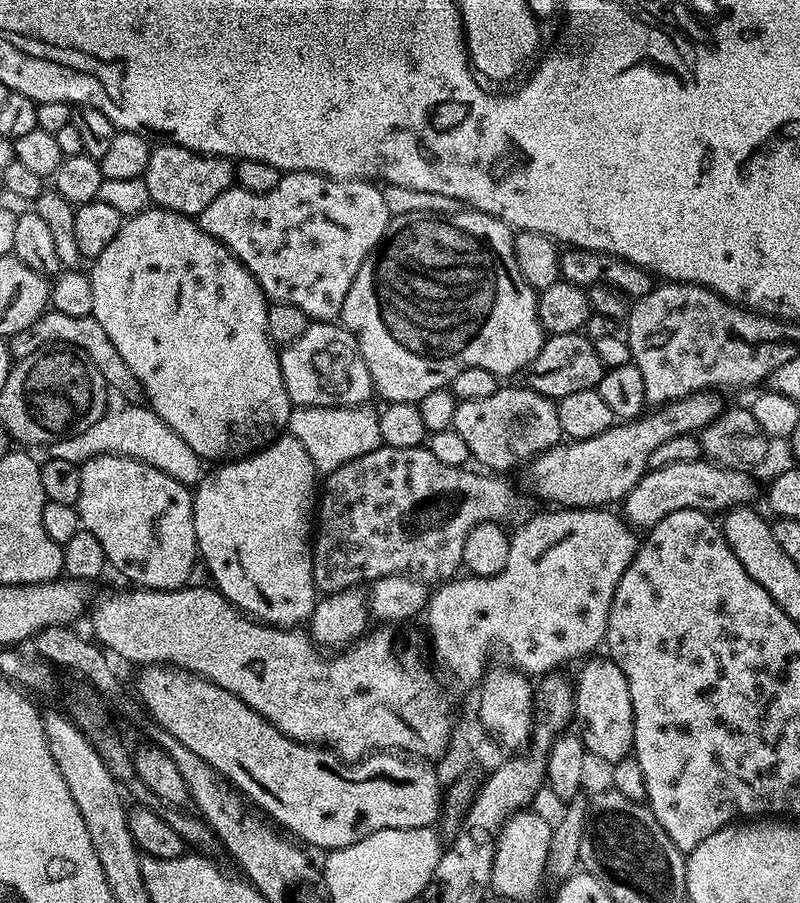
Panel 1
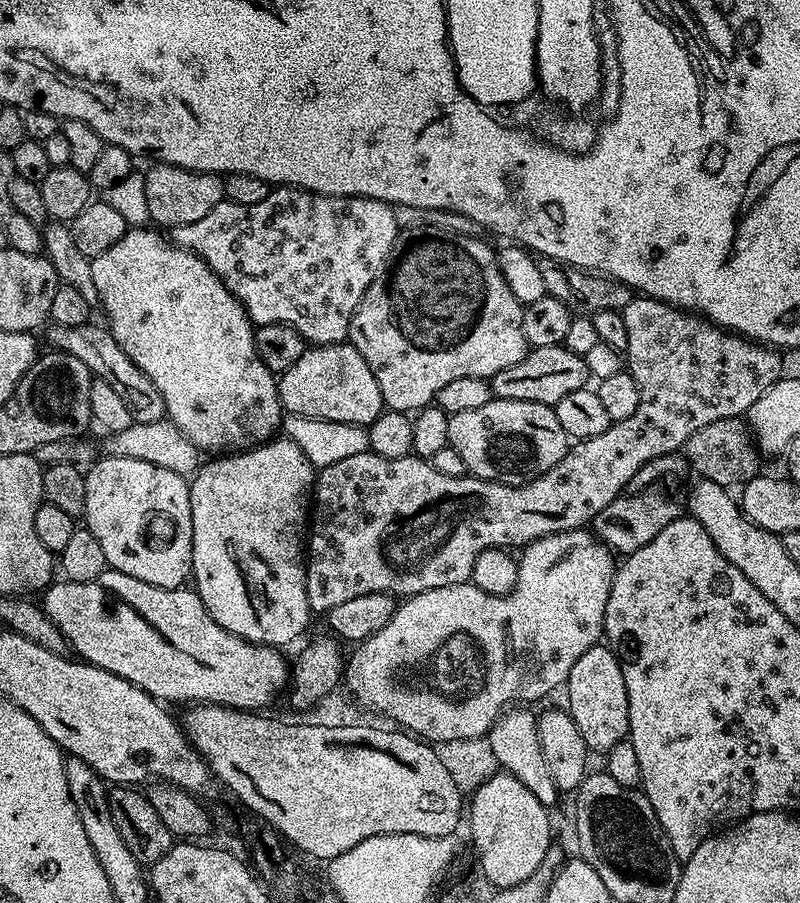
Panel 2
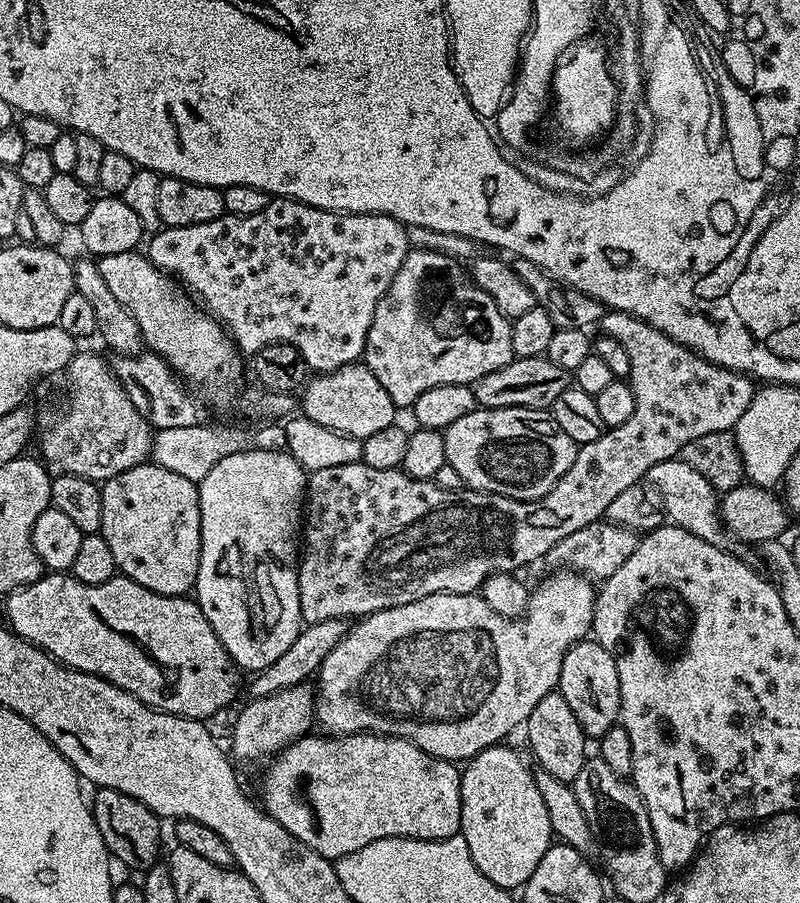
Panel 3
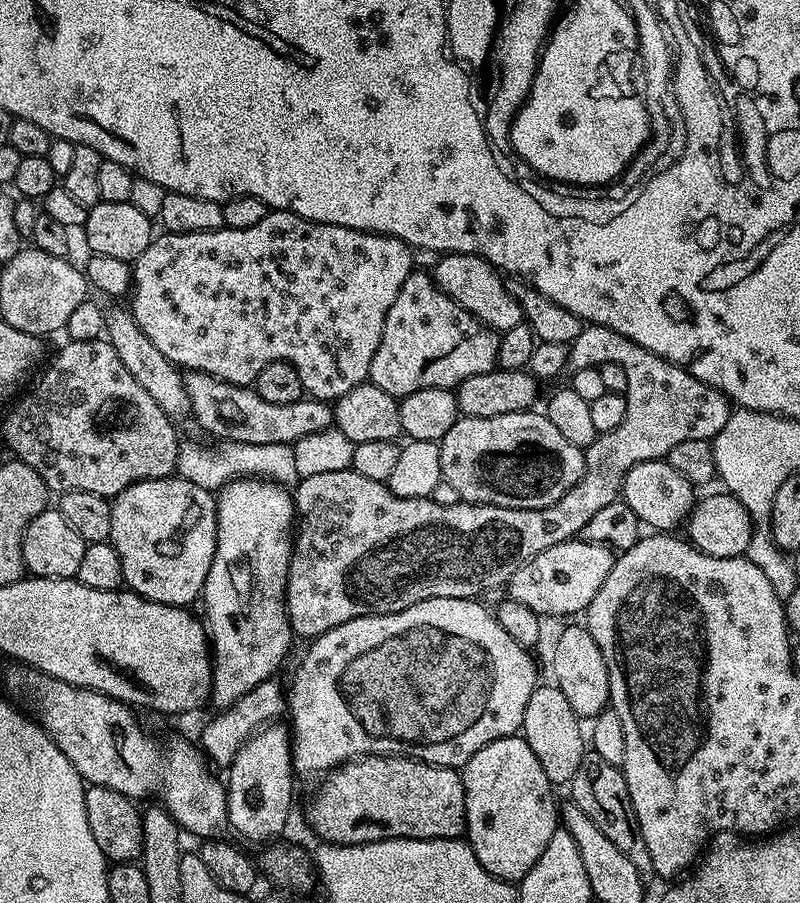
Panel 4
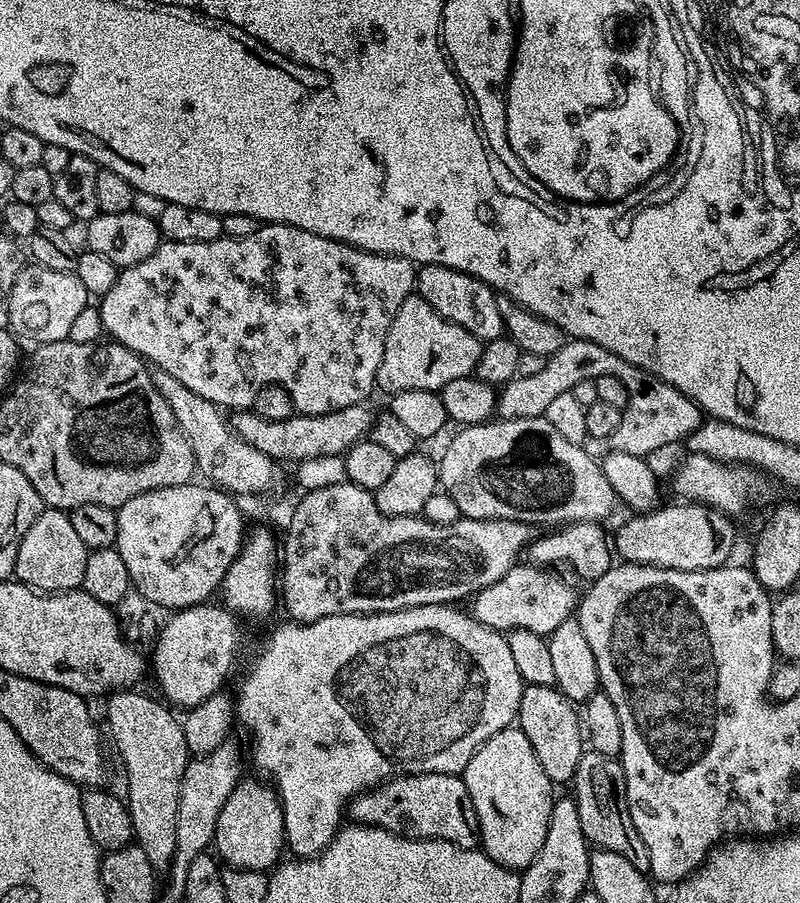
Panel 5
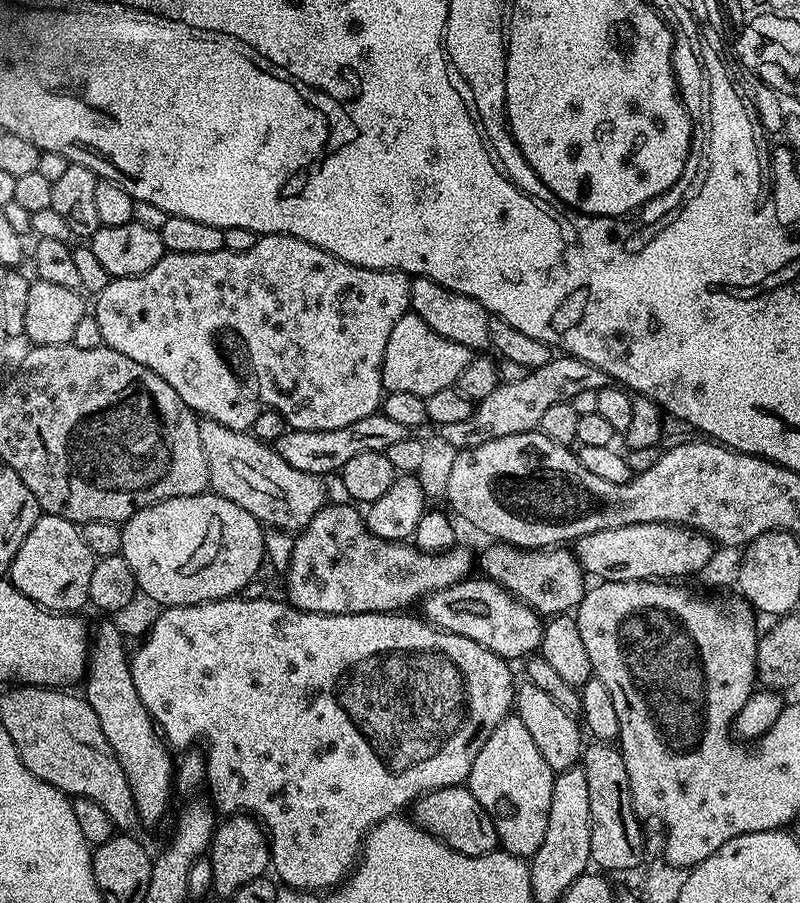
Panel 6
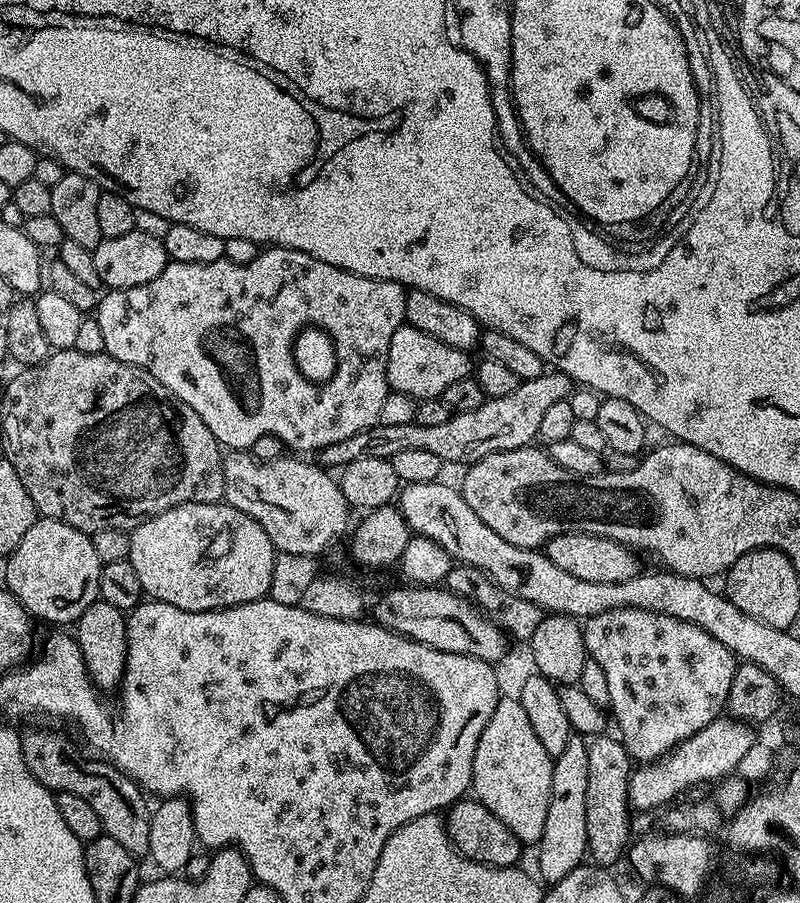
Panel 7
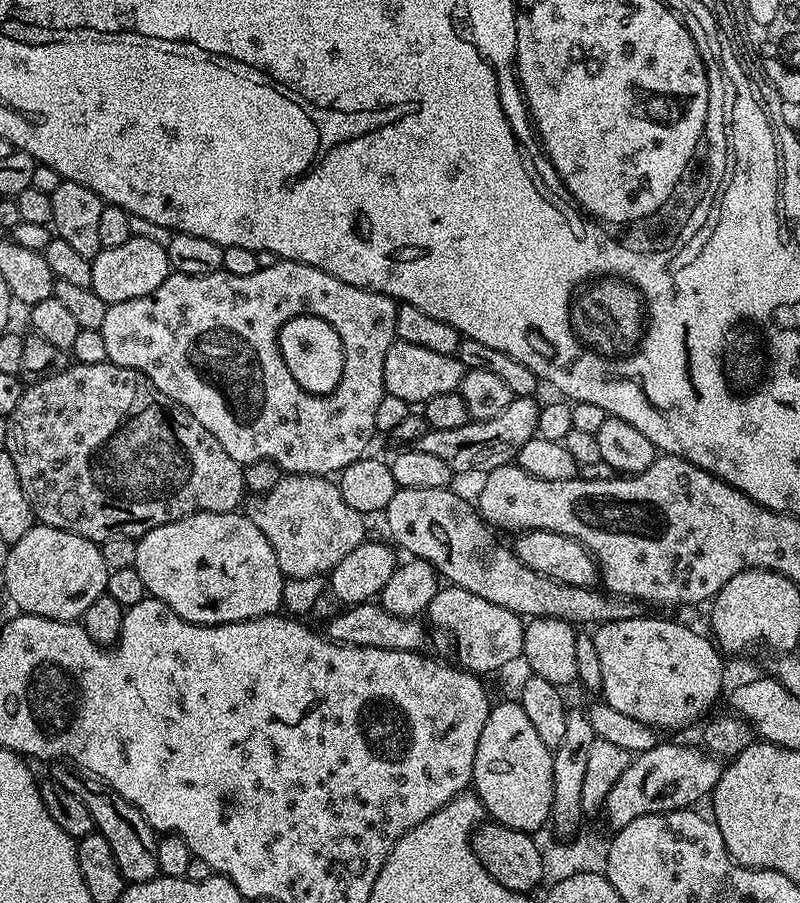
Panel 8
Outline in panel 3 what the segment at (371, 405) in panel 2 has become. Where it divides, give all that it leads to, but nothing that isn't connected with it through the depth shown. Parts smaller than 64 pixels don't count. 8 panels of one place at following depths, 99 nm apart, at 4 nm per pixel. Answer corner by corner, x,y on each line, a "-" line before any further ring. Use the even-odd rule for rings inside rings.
363,362
313,375
303,385
303,392
304,397
301,395
298,400
298,408
303,416
310,418
310,422
318,422
318,426
326,426
361,442
370,438
370,434
378,434
378,430
386,430
386,426
398,420
398,409
390,394
386,394
382,382
374,378
368,365

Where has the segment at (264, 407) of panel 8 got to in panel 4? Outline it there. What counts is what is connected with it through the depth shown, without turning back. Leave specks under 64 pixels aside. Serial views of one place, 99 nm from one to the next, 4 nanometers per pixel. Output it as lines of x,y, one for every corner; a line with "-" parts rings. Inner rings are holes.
270,210
262,218
262,222
258,222
255,226
249,226
246,230
234,230
233,228
219,228
218,230
206,230
205,232
170,232
165,231
164,236
157,235
150,242
150,246
146,246
146,250
142,250
142,254
134,261
130,268
130,311
134,322
138,324
138,330
142,330
142,334
146,334
146,338
150,338
150,342
154,342
154,347
162,354
166,354
166,358
171,364
175,364
180,370
190,372
205,372
214,378
224,380
228,384
238,384
241,386
255,385
258,370
262,370
262,366
268,366
270,362
278,362
284,360
290,366
294,366
294,370
298,370
298,378
302,380
302,386
305,393
311,399
323,400
325,402
335,402
340,399
342,394
346,394
350,390
354,390
354,386
365,383
368,380
368,371
370,370
370,362
374,358
374,354
378,350
378,342
382,342
382,326
386,326
386,314
390,314
390,306
394,306
394,298
398,298
398,290
402,290
402,282
406,282
406,278
414,271
412,263
412,249
408,245
402,243
398,238
393,236
380,236
377,232
363,232
362,230
354,230
346,226
334,226
333,224
323,224
322,222
314,222
302,218
293,212
277,212

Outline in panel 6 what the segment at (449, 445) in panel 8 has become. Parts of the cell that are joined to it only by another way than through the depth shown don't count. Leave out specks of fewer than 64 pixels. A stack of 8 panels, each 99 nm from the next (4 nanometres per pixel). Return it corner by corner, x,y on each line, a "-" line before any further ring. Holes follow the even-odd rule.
567,354
553,355
550,362
541,368
533,368
526,378
509,384
500,383
494,390
494,394
479,401
473,407
472,412
462,422
452,424
452,432
500,432
500,438
506,438
506,434
522,434
529,431
528,424
528,396
548,396
544,398
556,398
560,392
560,380
584,380
580,382
596,382
592,380
605,379
604,371
590,366
586,361
579,360

